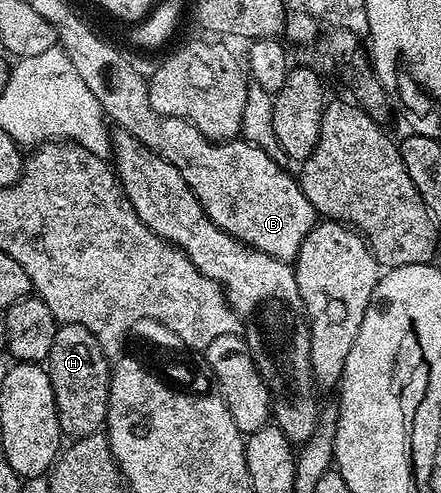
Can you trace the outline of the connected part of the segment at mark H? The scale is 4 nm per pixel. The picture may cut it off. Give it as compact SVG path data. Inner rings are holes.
M64 323L56 326L53 349L45 361L45 370L53 385L53 401L57 409L59 430L68 440L84 439L100 434L107 422L109 381L112 364L97 345L97 337L83 325Z

